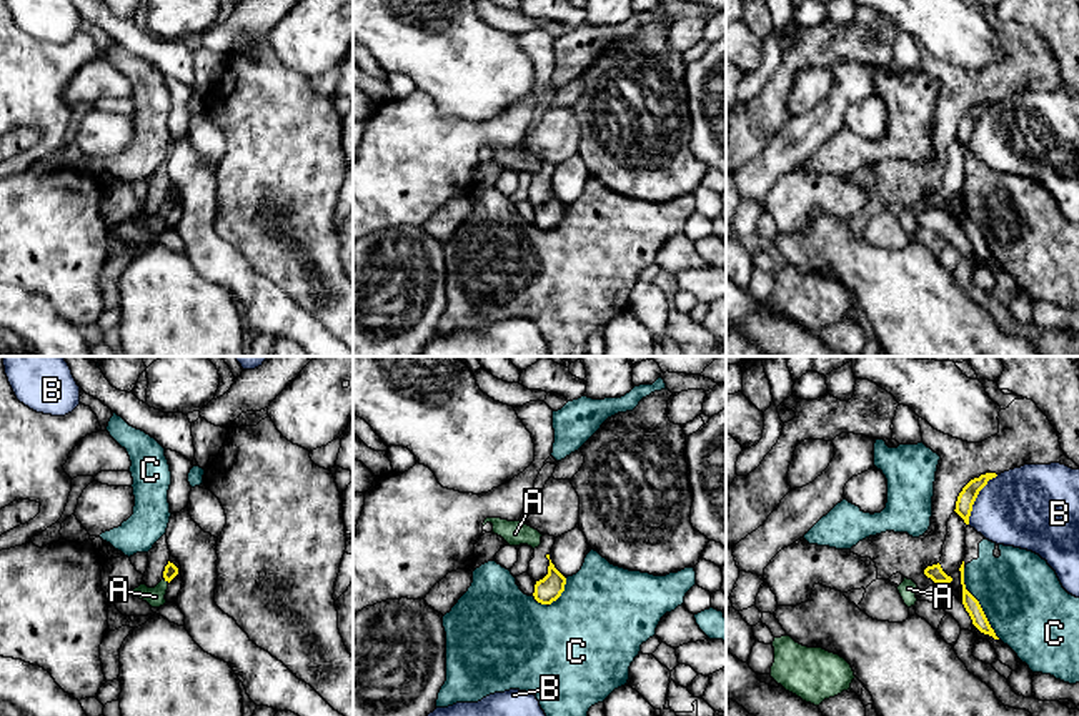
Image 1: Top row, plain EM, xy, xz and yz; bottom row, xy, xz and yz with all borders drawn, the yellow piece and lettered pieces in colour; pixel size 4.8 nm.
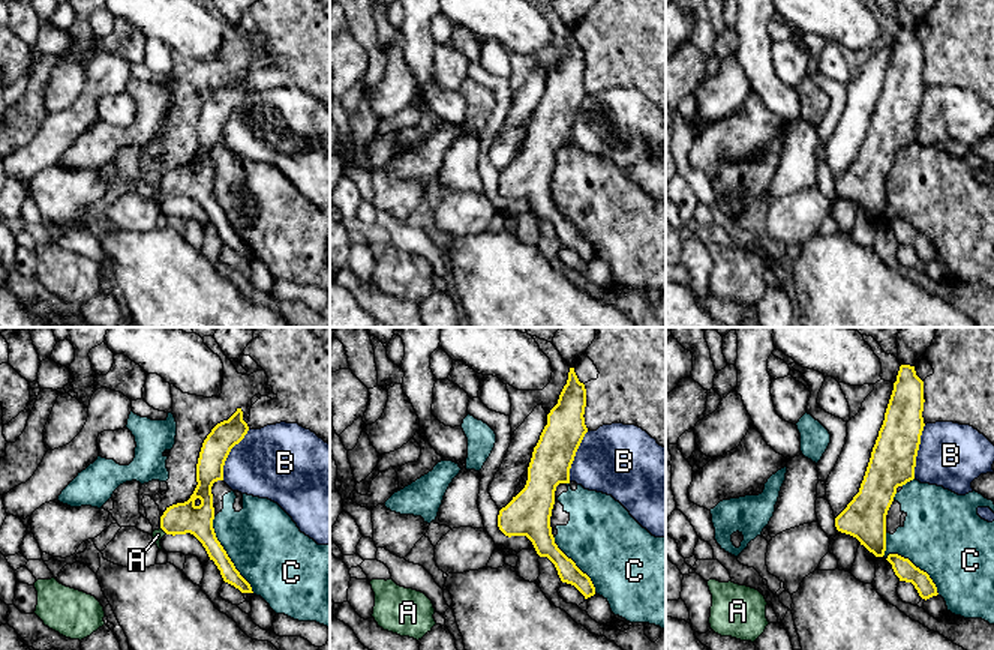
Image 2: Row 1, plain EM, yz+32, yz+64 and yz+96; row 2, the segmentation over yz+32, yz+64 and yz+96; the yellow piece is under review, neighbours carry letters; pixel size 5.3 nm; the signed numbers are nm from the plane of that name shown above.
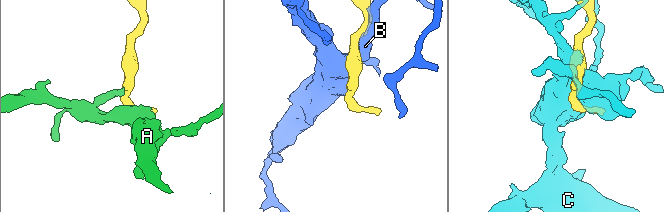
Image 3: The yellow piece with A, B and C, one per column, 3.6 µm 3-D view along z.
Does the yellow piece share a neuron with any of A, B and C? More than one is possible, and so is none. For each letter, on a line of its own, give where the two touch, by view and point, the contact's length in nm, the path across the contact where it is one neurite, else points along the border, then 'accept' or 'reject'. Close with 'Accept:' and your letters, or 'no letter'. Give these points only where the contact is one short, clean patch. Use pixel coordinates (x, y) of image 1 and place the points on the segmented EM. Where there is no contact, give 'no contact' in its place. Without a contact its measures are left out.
A: contact xy (167, 580); length 40 nm; way xy (170, 571), (167, 580), (155, 596); accept
B: contact yz (976, 497); length 280 nm; reject
C: contact yz (978, 603); length 380 nm; reject
Accept: A

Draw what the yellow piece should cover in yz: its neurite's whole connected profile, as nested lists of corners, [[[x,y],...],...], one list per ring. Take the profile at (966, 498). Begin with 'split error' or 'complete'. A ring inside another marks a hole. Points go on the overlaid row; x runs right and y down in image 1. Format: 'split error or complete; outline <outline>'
complete; outline [[[996,473],[981,475],[979,478],[971,480],[959,493],[954,511],[964,520],[966,525],[969,525],[972,505],[979,491],[987,485],[989,480],[996,476]]]

